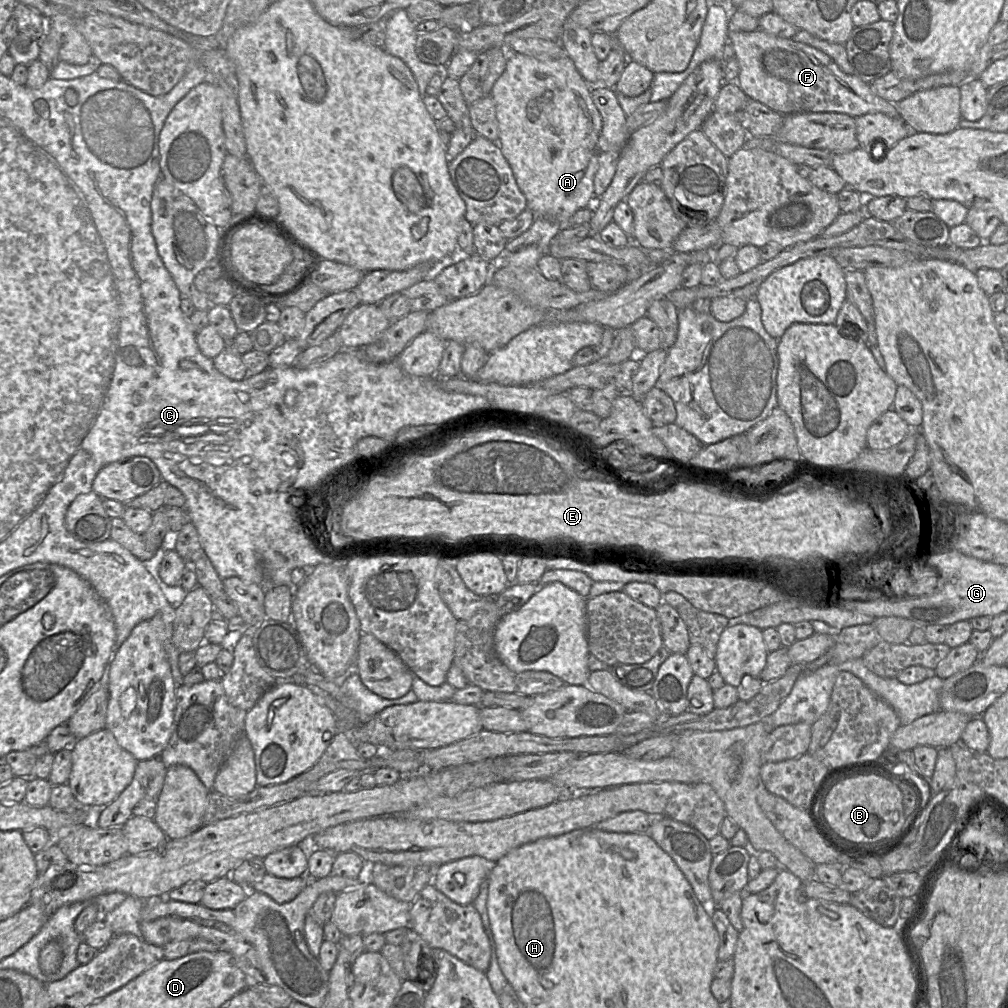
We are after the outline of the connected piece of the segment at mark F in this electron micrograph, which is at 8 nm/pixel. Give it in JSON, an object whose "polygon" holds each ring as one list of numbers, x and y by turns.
{"polygon":[[761,29,752,32,730,30,728,42,733,46,735,58,738,61,737,84,742,91,749,99,763,103,782,115,803,112,834,112,858,117,870,112,881,112,889,117,900,118,896,104,876,95,871,89,870,83,854,74,845,73,830,56,815,47,791,38,768,34]]}

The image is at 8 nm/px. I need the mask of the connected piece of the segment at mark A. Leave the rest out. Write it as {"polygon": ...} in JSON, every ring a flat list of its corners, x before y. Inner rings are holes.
{"polygon":[[509,52,505,70,494,83,490,96,496,108,498,144,526,198,527,209,536,217,551,219,563,228,567,227,576,211,594,204,593,180,600,153,598,139,602,117,592,100,590,85,580,75,569,56,542,61]]}

